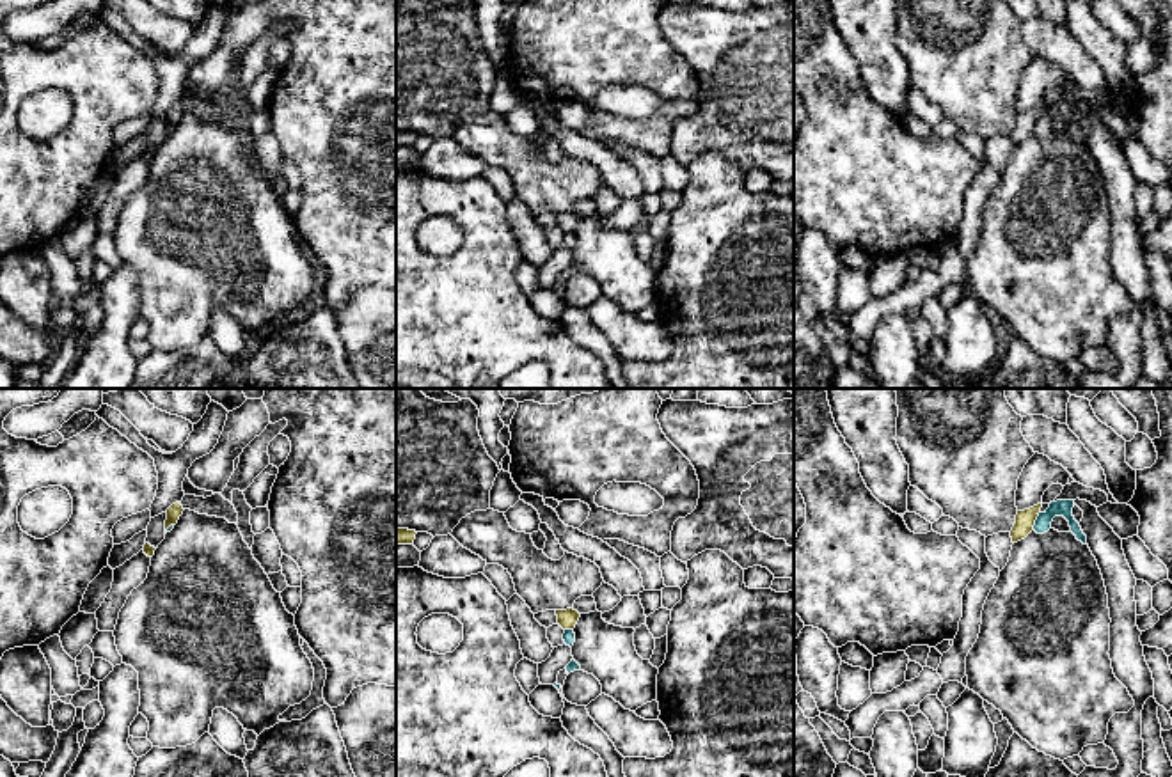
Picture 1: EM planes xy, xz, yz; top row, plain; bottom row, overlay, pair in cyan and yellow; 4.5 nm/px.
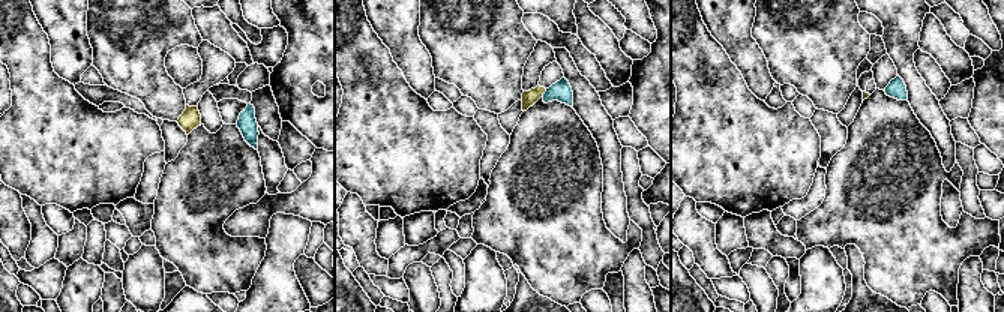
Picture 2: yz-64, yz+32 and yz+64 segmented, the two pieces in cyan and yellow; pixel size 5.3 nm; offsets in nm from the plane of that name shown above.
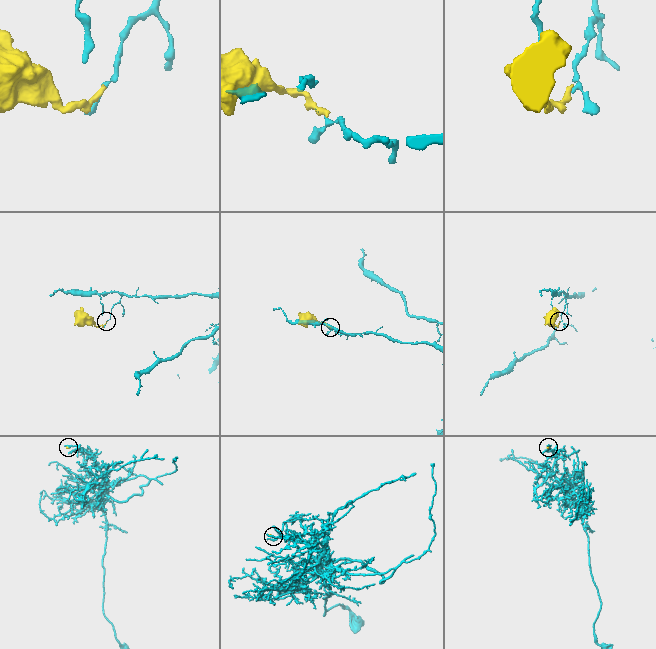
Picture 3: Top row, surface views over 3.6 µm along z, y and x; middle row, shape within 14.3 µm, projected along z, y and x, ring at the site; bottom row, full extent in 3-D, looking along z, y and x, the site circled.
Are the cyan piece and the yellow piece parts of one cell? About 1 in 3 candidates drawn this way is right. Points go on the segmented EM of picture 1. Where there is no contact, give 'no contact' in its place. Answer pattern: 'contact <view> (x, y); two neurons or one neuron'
contact yz (1036, 520); two neurons

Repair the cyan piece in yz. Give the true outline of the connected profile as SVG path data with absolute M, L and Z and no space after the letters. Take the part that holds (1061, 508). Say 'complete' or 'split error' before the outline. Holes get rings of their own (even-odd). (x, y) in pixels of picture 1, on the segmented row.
complete; M1074 500L1051 502L1044 513L1039 513L1033 530L1037 534L1044 534L1051 529L1051 522L1055 516L1064 516L1069 522L1071 532L1076 536L1076 539L1087 545L1087 536L1083 534L1080 523L1074 520L1073 507Z

